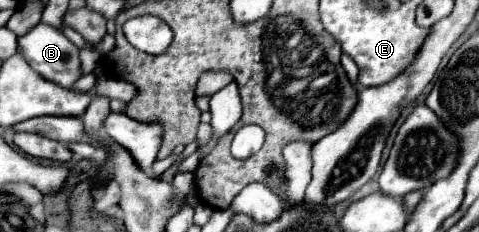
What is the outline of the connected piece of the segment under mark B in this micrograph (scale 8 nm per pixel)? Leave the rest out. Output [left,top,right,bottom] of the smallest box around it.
[19,23,83,89]

